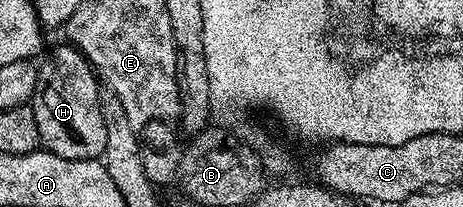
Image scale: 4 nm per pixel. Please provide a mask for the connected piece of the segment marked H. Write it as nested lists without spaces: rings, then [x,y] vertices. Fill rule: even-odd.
[[[64,45],[59,47],[47,60],[37,67],[39,80],[32,93],[29,106],[33,109],[33,117],[37,117],[37,133],[39,142],[46,150],[52,151],[57,157],[71,159],[99,159],[105,149],[107,130],[103,116],[103,103],[99,100],[101,90],[97,72],[87,58],[76,47]]]

